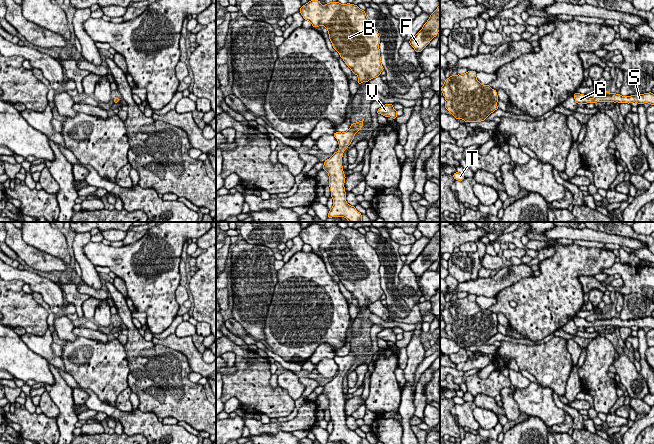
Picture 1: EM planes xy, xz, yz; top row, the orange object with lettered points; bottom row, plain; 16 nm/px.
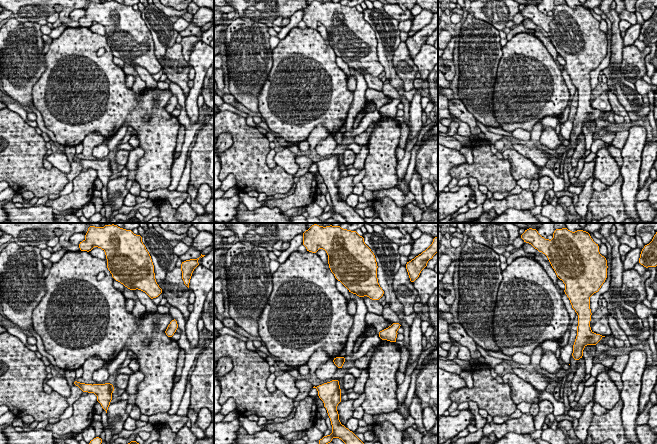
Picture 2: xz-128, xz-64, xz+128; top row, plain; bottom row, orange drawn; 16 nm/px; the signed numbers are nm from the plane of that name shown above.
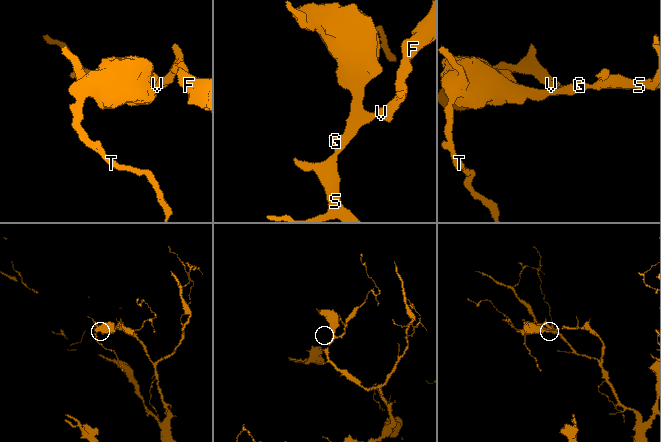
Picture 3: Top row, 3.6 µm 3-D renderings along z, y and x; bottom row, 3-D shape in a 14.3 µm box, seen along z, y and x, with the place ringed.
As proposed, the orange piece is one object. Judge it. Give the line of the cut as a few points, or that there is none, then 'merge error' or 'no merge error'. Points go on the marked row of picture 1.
no cut | no merge error

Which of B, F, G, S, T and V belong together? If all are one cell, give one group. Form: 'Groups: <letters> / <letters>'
Groups: B F G S T V

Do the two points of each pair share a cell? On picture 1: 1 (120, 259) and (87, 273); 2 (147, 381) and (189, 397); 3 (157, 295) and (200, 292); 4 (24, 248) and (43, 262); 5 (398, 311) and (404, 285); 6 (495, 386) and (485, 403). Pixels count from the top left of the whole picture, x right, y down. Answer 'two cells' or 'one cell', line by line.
1: two cells
2: one cell
3: two cells
4: one cell
5: two cells
6: two cells

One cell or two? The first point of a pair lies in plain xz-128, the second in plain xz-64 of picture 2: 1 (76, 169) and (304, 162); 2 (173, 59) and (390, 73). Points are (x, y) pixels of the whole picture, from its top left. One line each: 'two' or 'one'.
1: one
2: two

